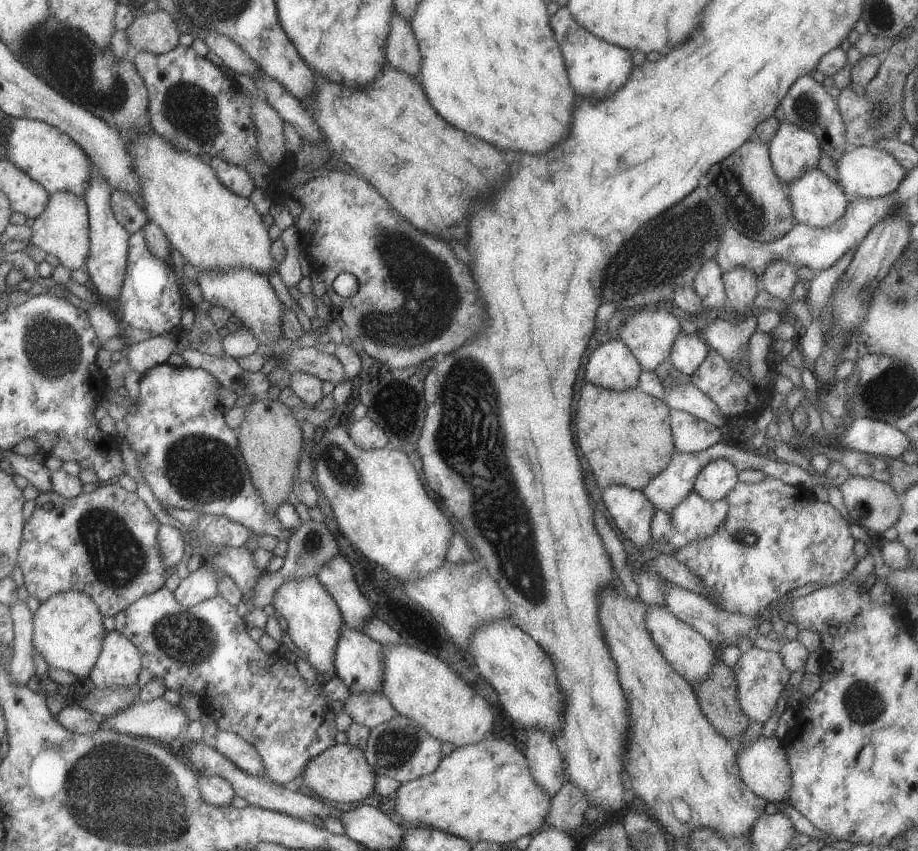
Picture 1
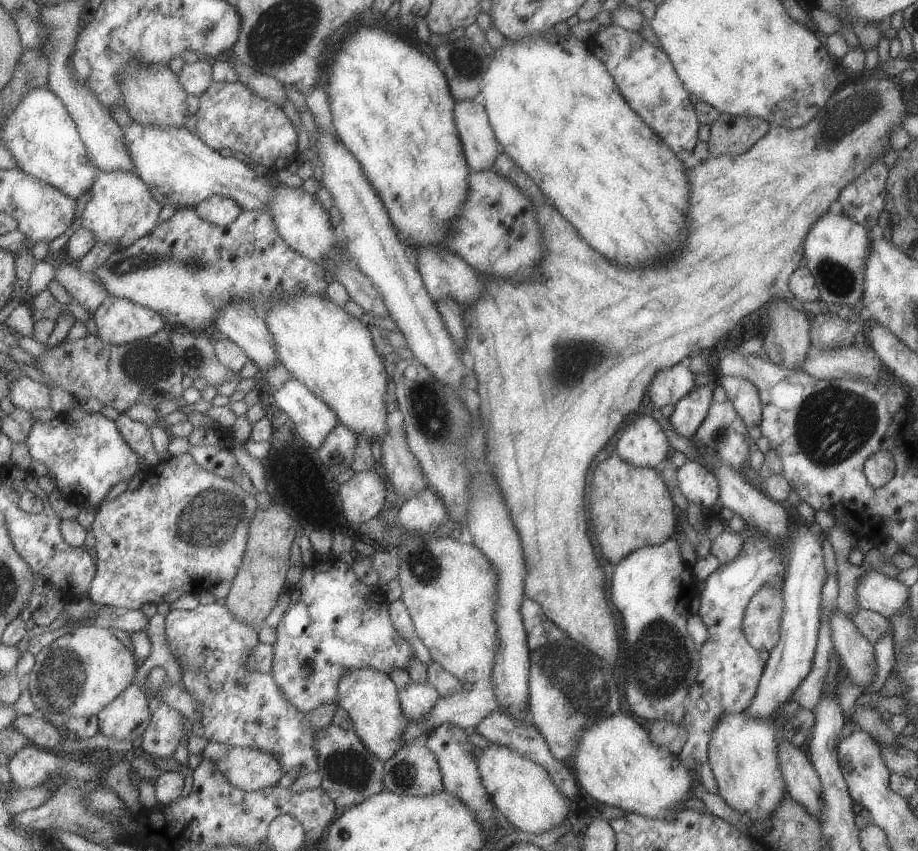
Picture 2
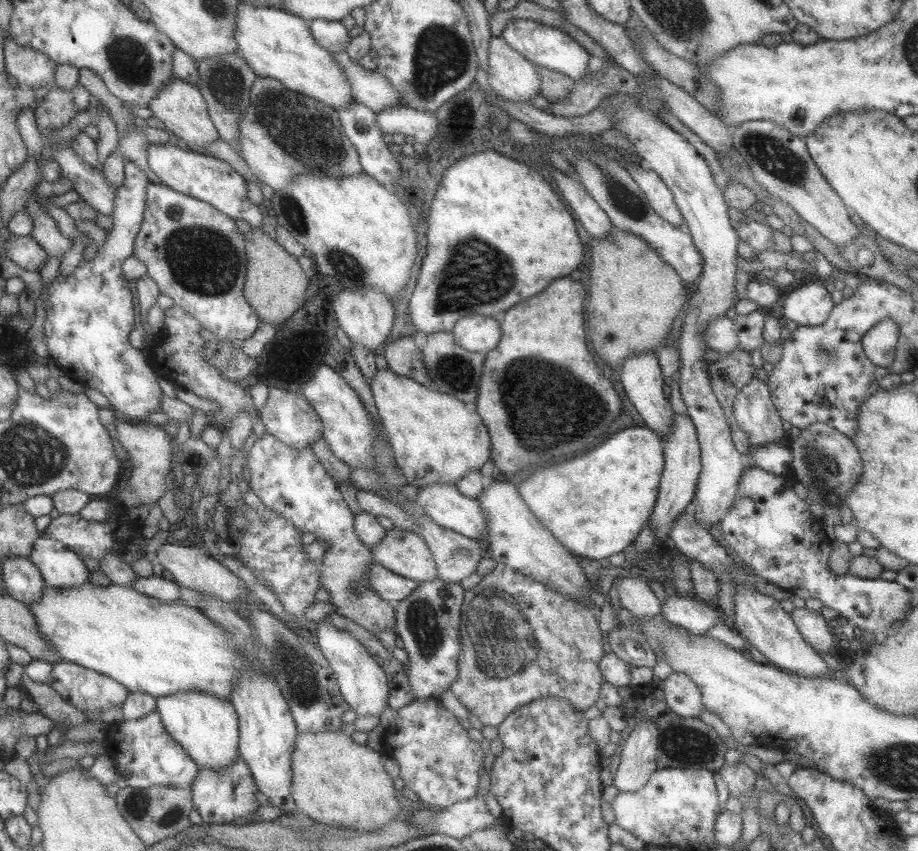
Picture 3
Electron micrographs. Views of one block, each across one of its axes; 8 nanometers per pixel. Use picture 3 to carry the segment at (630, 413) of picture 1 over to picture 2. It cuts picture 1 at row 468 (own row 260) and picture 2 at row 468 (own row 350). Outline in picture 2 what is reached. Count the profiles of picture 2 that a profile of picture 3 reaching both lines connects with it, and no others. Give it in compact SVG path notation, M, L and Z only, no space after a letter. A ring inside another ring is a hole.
M611 456L591 472L589 516L597 546L609 564L616 565L641 547L652 547L669 539L677 525L673 505L668 488L655 469L634 467L619 456Z

